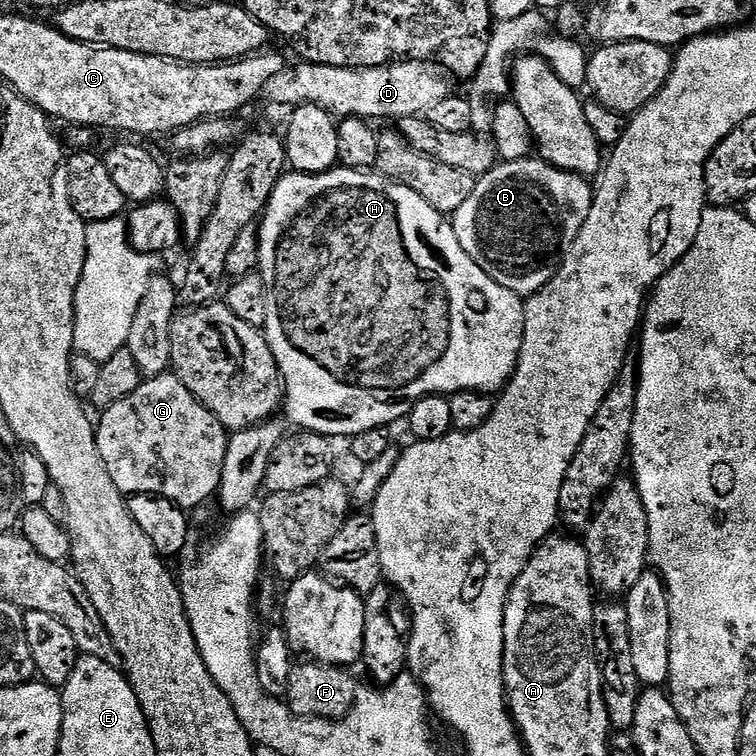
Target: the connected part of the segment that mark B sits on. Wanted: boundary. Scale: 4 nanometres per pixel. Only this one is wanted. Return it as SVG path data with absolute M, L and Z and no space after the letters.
M529 158L527 160L506 160L497 163L496 167L491 168L485 176L477 179L474 190L470 194L470 198L466 198L466 202L462 202L462 206L458 206L458 210L454 213L450 220L450 227L453 236L456 237L458 246L466 253L469 260L480 268L491 280L495 280L505 285L511 292L519 293L521 291L520 284L516 280L524 280L531 272L536 272L540 268L540 264L536 260L544 260L548 256L548 248L555 246L559 240L563 242L571 241L586 222L586 218L590 214L590 206L592 205L592 189L593 185L589 183L585 177L579 176L577 172L564 172L561 168L556 168L553 164L547 164L546 161L539 158Z

